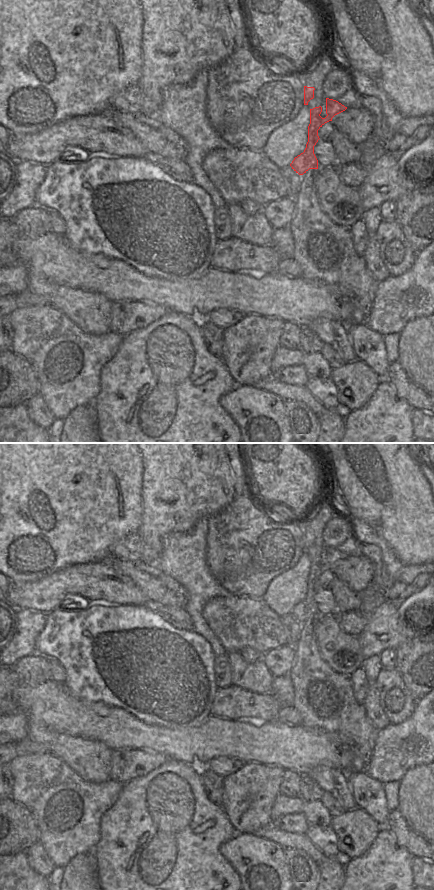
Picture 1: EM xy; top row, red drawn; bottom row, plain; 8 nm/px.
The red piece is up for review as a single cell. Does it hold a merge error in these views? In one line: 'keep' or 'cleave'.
cleave

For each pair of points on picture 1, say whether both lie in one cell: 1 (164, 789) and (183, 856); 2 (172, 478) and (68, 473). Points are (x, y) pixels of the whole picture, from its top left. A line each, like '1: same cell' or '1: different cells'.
1: same cell
2: different cells

